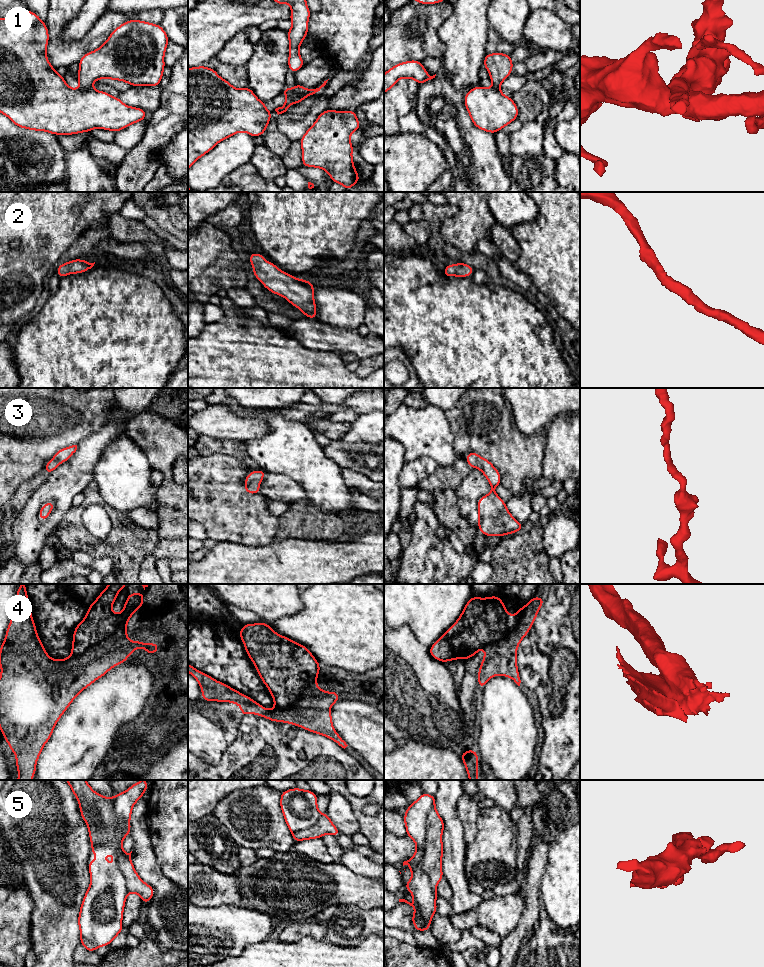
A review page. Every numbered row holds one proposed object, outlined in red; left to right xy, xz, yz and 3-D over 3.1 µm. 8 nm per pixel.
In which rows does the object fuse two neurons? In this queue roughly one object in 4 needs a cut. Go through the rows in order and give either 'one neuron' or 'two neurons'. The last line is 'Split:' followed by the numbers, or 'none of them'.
1: two neurons
2: one neuron
3: one neuron
4: one neuron
5: two neurons
Split: 1, 5

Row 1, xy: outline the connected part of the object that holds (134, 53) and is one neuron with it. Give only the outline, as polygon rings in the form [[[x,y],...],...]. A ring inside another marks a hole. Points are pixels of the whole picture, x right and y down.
[[[128,20],[115,28],[98,49],[78,62],[77,80],[81,89],[100,79],[124,81],[132,86],[159,86],[169,43],[159,24]]]

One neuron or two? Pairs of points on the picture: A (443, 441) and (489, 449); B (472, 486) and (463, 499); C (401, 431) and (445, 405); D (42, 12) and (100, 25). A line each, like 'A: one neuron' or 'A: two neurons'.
A: two neurons
B: one neuron
C: two neurons
D: two neurons

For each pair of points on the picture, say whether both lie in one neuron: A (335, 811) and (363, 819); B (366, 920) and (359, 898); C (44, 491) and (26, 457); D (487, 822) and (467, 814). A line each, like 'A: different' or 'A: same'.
A: different
B: different
C: different
D: different

